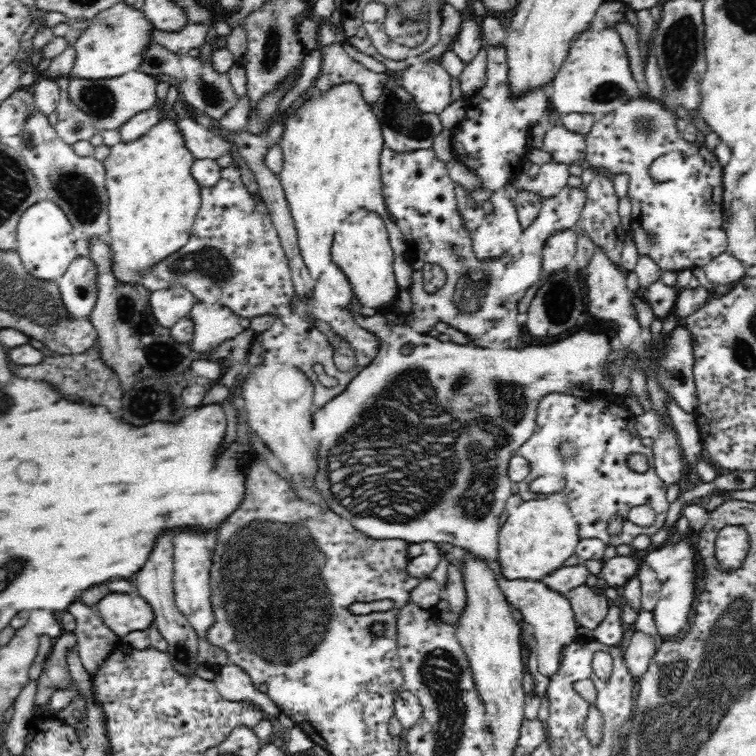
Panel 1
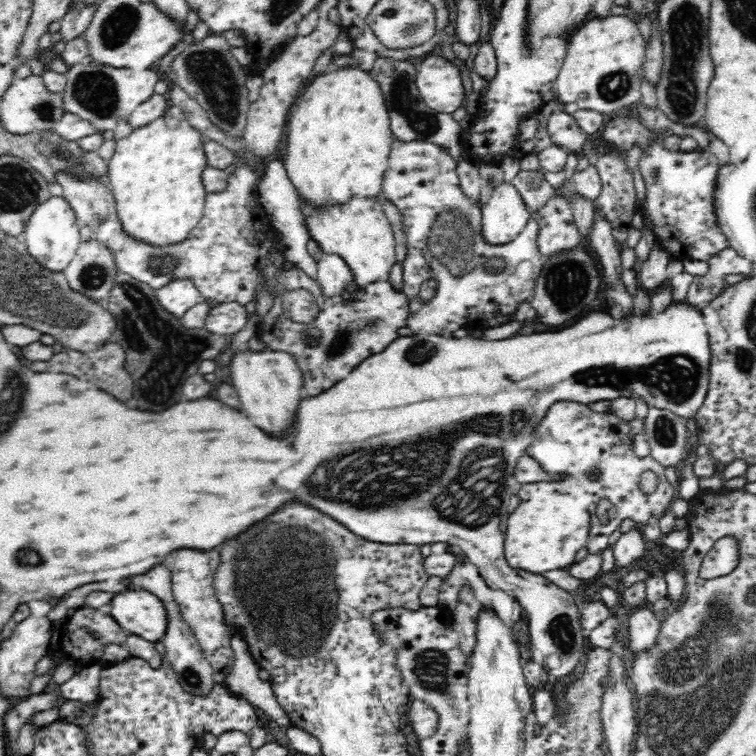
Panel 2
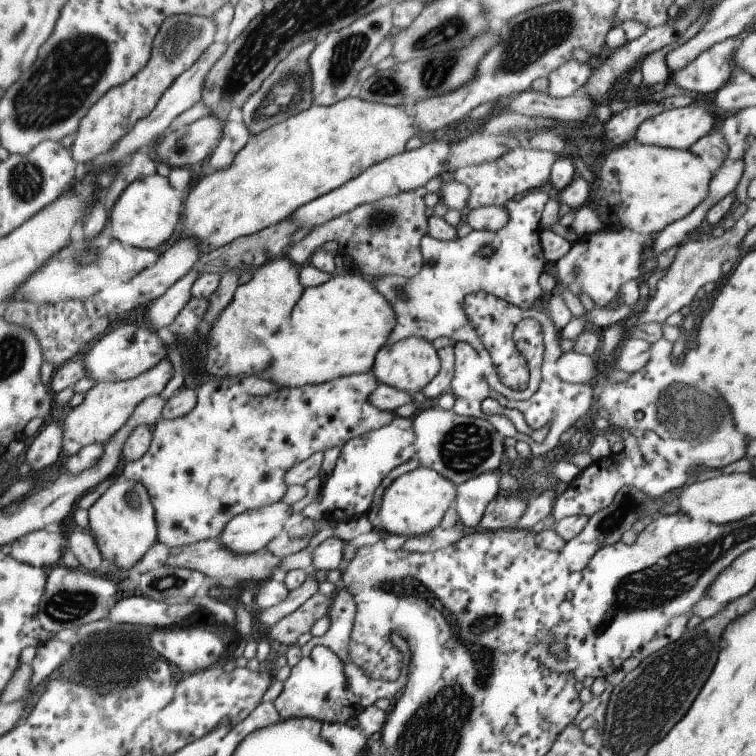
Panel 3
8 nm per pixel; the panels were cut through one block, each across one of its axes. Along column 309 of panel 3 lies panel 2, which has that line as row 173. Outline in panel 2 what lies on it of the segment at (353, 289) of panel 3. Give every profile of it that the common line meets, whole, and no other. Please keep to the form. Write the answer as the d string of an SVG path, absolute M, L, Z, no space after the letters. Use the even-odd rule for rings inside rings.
M357 66L346 68L331 68L327 72L318 75L312 80L310 86L302 91L298 102L296 102L292 114L290 114L288 128L286 128L286 158L284 158L284 166L287 175L290 177L292 184L295 186L296 192L300 198L304 198L311 208L324 208L324 206L332 206L332 204L342 204L352 197L362 198L381 198L383 190L383 180L388 166L390 156L390 146L394 142L395 137L391 130L391 121L388 116L386 102L379 86L379 81L372 77L371 72L362 70Z

